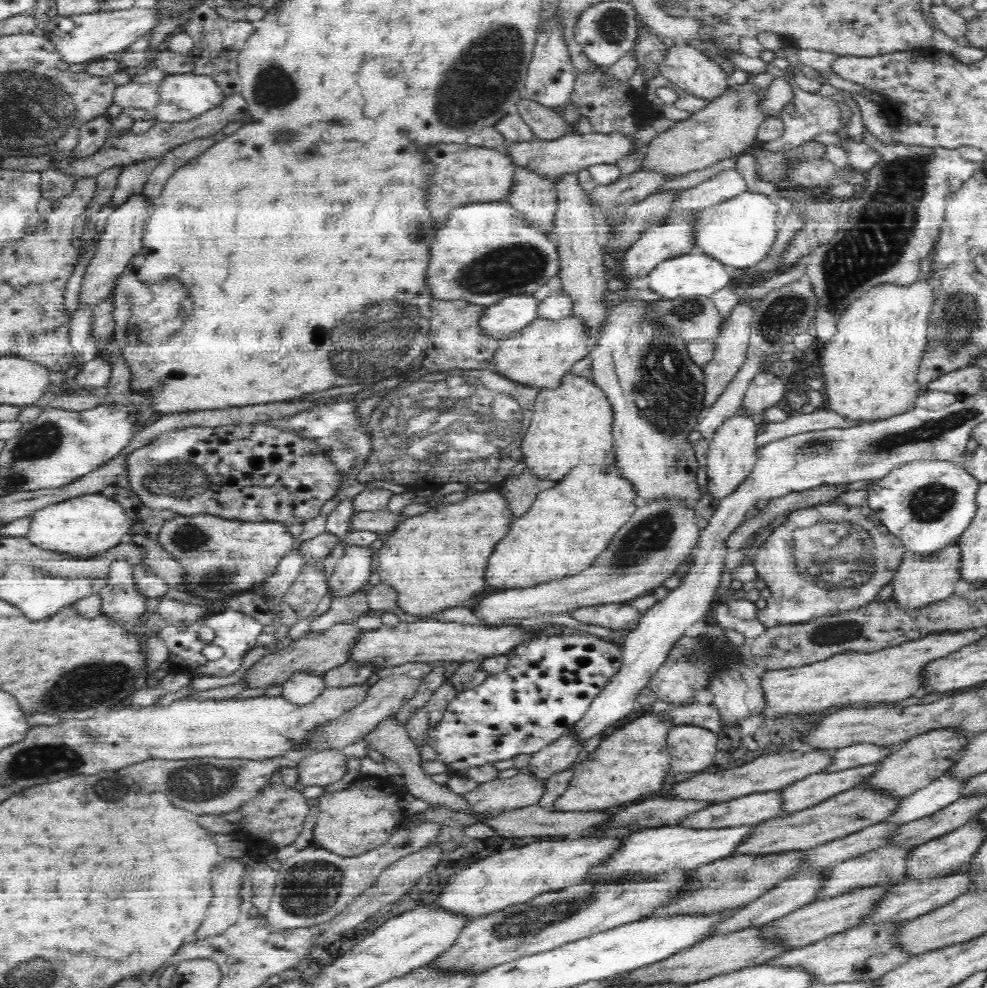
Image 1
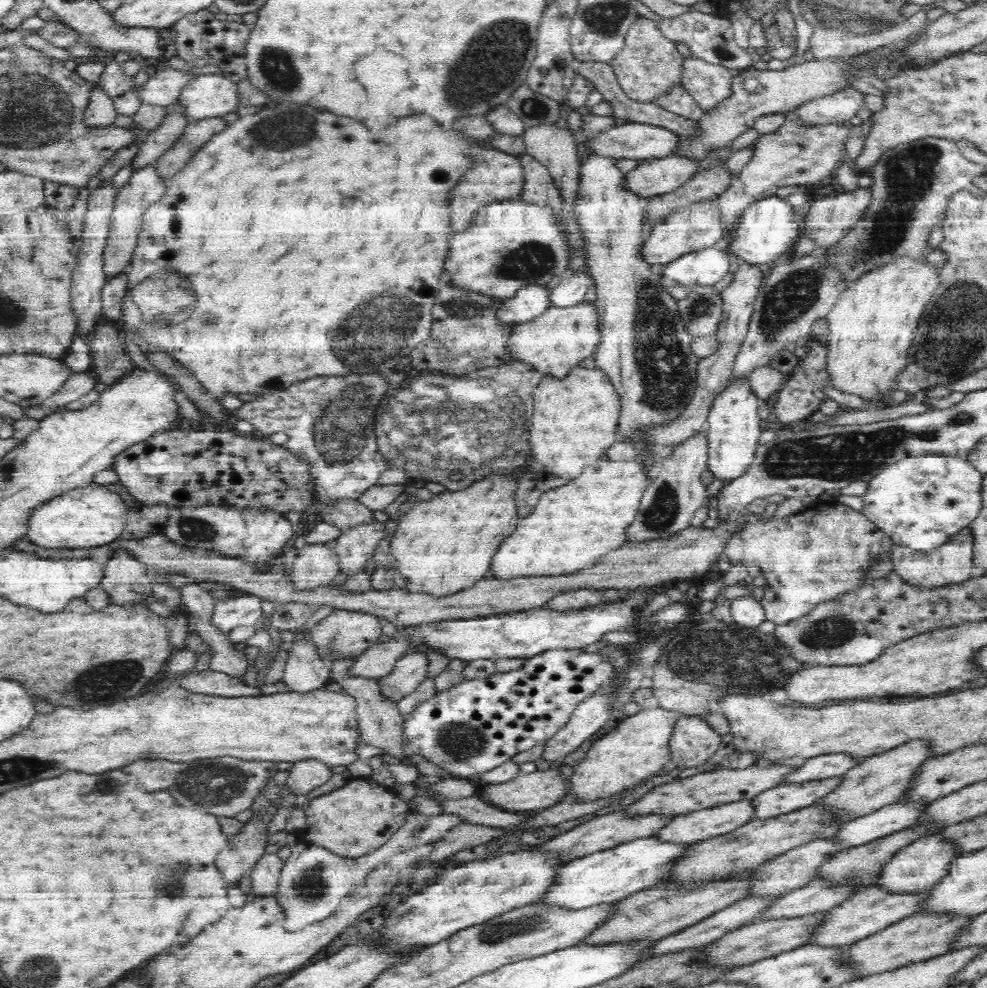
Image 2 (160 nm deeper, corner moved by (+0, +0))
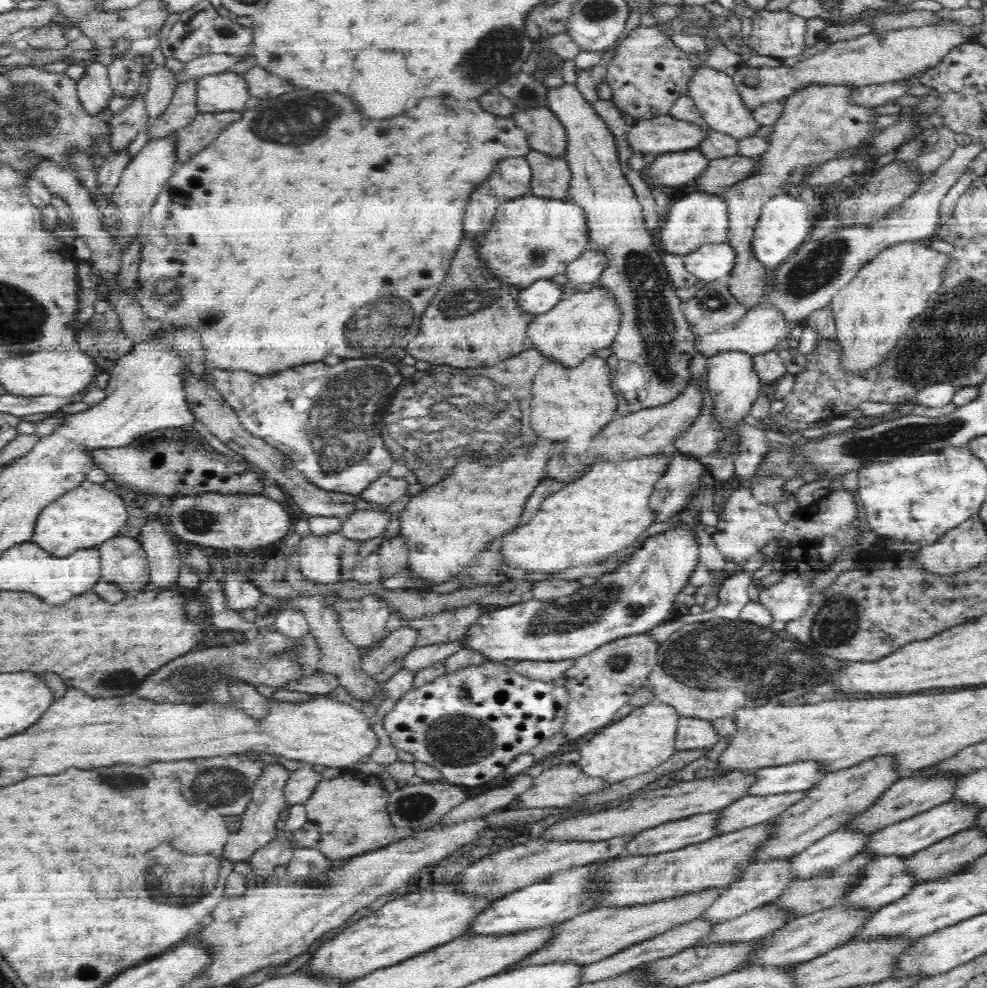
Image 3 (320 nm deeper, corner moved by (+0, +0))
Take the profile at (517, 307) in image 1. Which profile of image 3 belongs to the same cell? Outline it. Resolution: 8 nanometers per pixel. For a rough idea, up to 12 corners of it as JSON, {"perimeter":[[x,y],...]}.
{"perimeter":[[540,279],[519,291],[516,309],[531,315],[552,310],[561,285]]}

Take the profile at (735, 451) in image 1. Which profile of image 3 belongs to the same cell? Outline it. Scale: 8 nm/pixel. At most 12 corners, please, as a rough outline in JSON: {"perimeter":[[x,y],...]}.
{"perimeter":[[748,354],[707,360],[716,450],[738,460],[762,388]]}

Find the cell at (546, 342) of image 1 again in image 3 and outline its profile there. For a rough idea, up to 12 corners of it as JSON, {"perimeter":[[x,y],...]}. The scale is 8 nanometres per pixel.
{"perimeter":[[597,286],[533,315],[524,338],[570,370],[610,347],[617,314]]}

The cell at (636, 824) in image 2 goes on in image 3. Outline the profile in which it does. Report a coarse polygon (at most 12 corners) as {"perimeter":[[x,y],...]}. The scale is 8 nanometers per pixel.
{"perimeter":[[642,831],[603,840],[539,837],[471,864],[459,880],[504,895],[620,856]]}

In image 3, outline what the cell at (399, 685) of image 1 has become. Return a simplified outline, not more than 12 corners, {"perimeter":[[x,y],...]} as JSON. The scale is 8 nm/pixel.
{"perimeter":[[452,644],[415,647],[402,669],[415,675],[460,649]]}

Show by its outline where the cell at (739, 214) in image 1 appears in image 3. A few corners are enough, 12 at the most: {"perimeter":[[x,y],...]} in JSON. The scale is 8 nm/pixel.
{"perimeter":[[786,192],[764,202],[752,253],[775,269],[809,240],[811,206]]}

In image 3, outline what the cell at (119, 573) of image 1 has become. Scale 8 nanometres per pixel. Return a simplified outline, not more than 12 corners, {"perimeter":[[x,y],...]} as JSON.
{"perimeter":[[118,536],[94,549],[102,582],[130,594],[151,582],[140,541]]}

